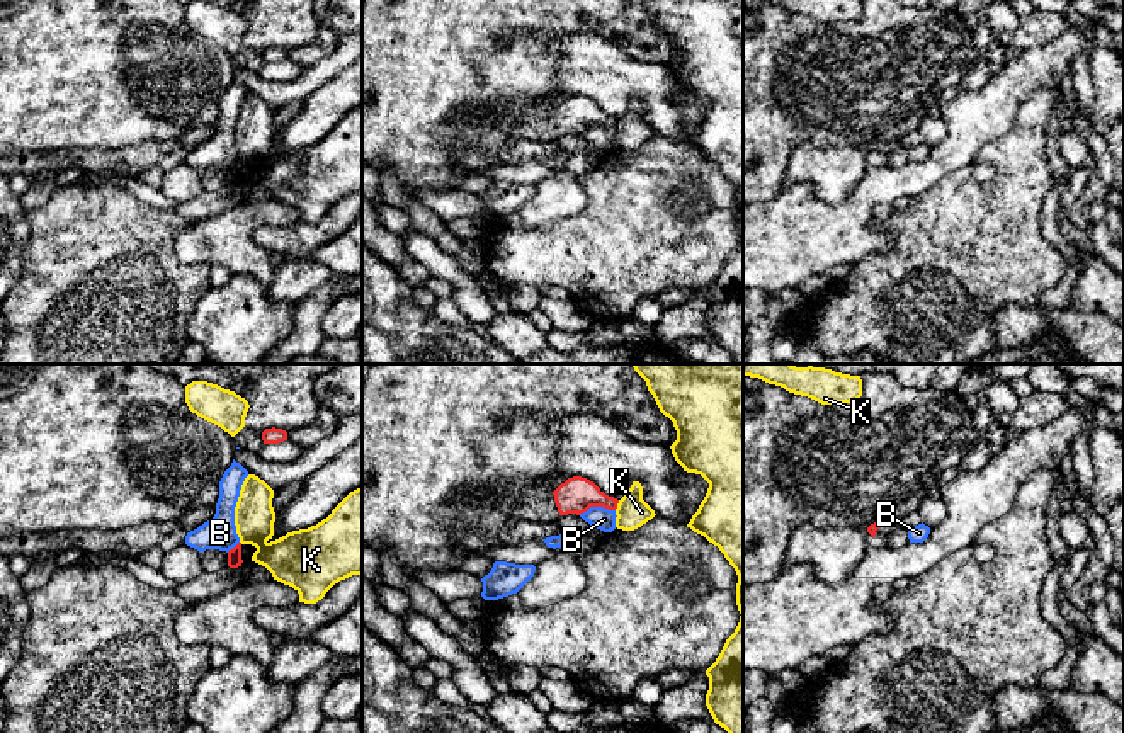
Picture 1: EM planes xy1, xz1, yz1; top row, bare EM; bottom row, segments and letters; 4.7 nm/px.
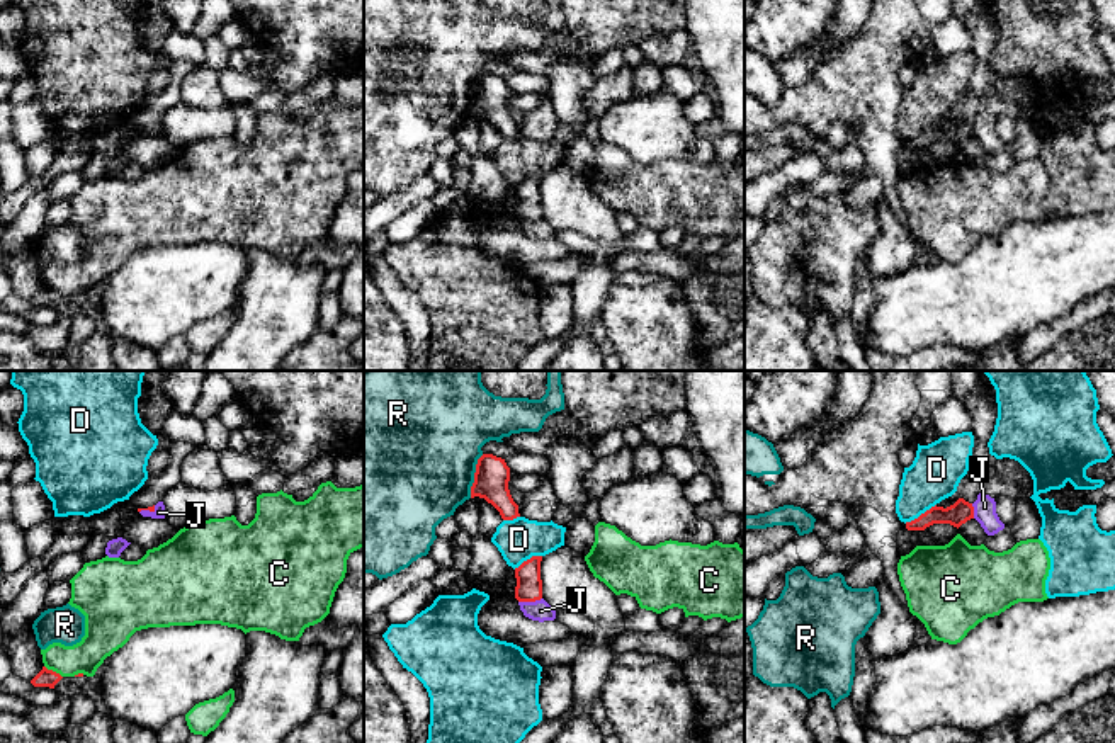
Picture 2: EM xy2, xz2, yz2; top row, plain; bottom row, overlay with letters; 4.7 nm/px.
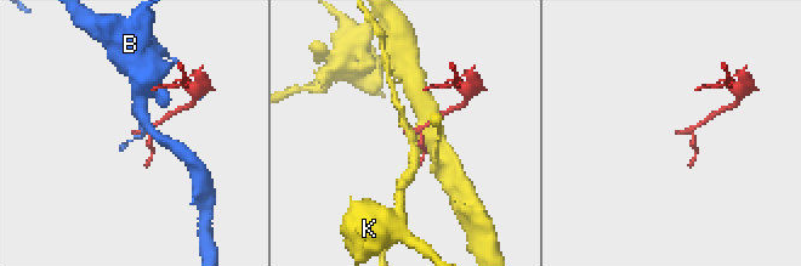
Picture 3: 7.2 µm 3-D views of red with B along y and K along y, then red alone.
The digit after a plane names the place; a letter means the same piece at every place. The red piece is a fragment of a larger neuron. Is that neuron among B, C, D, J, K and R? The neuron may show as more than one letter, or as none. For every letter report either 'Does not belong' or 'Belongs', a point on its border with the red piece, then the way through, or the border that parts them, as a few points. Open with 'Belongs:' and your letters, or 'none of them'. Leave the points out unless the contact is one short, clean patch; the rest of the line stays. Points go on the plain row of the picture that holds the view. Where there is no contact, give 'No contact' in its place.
Belongs: none of them
B: Does not belong. Touches red at xz1 (596, 125)
C: Does not belong. Touches red at xy2 (51, 289)
D: Does not belong. Touches red at yz2 (922, 133). Boundary: yz2 (935, 123), (905, 141)
J: Does not belong. Touches red at xz2 (529, 220). Boundary: xz2 (541, 216), (531, 221), (519, 221)
K: Does not belong. Touches red at xz1 (616, 125)
R: Does not belong. Touches red at xz2 (475, 96)

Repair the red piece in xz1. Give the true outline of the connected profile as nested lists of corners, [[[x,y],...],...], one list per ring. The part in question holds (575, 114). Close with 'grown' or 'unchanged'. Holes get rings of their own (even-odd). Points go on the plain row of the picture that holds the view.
[[[573,95],[554,111],[539,105],[519,109],[520,121],[514,134],[525,141],[553,141],[559,134],[583,133],[590,126],[616,129],[619,119],[605,114],[593,100]]] | grown

